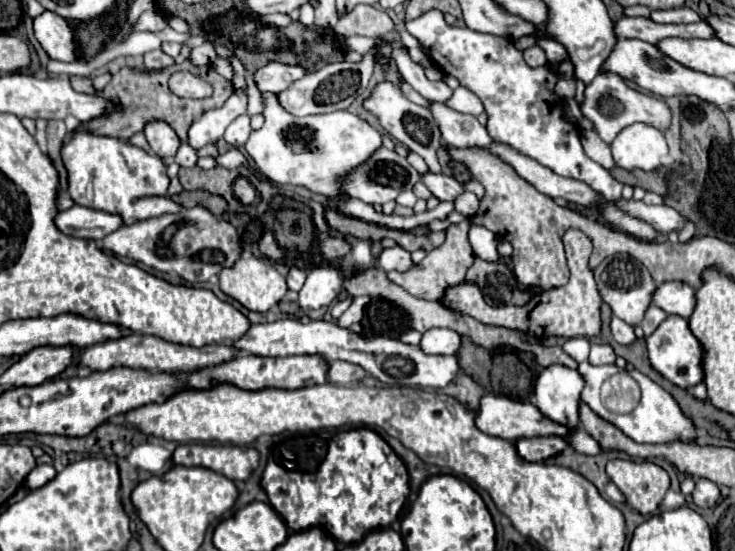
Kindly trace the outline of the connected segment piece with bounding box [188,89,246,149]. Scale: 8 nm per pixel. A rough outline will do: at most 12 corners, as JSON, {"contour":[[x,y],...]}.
{"contour":[[246,95],[206,111],[188,131],[194,149],[214,145],[244,113]]}

